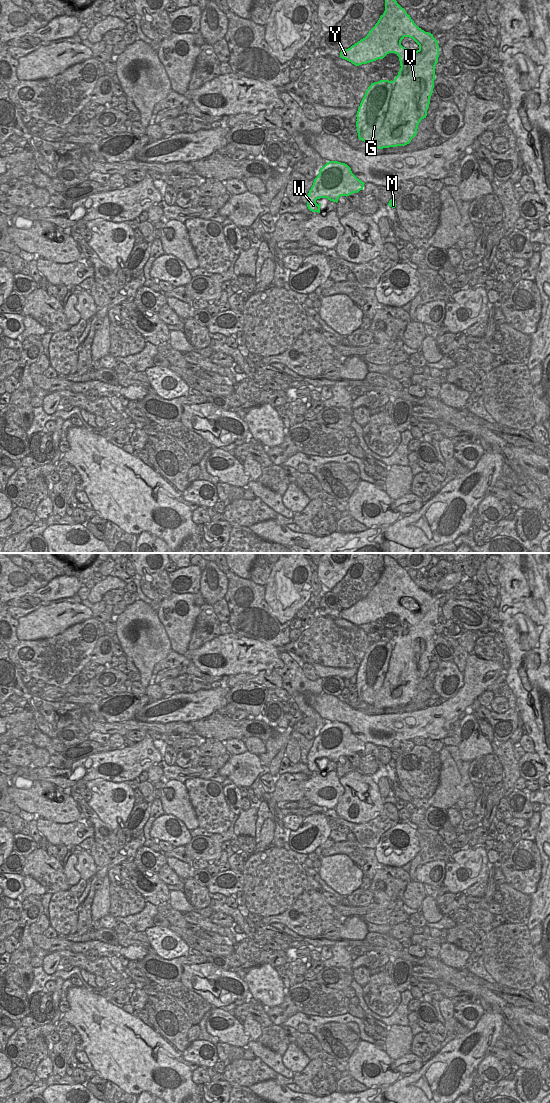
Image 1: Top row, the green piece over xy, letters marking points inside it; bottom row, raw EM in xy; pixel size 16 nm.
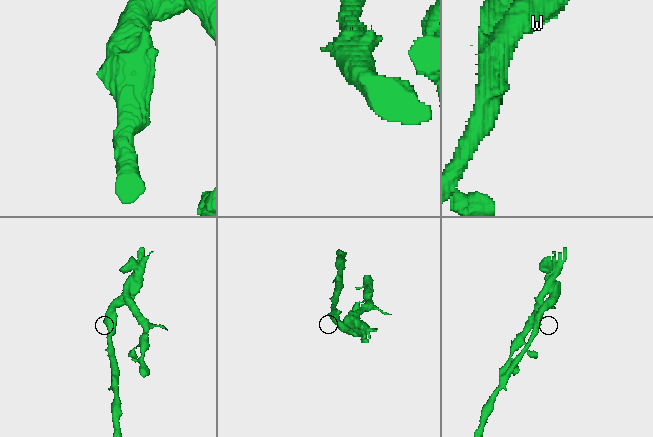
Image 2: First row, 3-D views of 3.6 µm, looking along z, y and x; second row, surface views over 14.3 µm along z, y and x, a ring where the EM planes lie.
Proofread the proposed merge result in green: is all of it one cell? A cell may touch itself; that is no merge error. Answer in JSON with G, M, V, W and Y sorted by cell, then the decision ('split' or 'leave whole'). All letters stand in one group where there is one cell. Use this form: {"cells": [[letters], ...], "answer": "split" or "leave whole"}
{"cells": [["G", "M"], ["V", "W", "Y"]], "answer": "split"}

